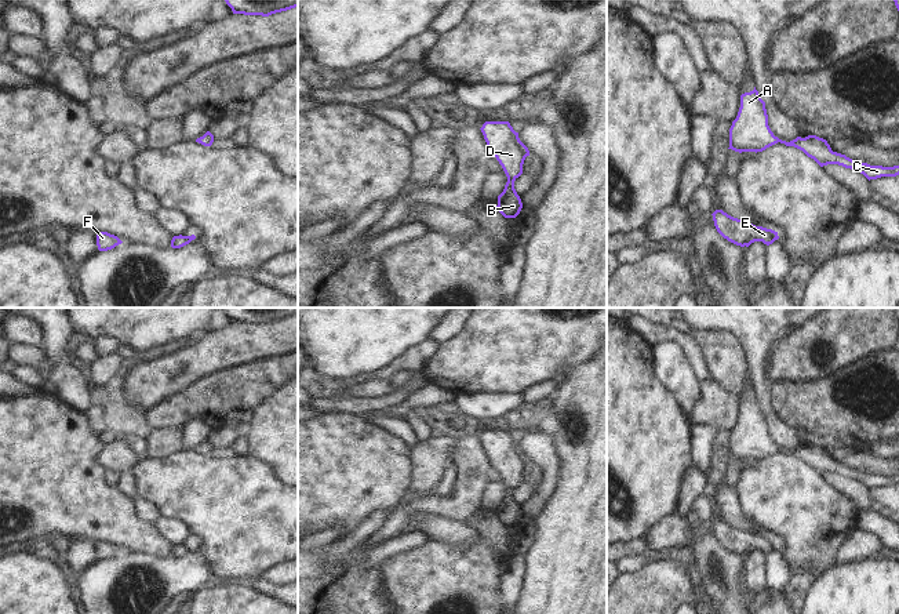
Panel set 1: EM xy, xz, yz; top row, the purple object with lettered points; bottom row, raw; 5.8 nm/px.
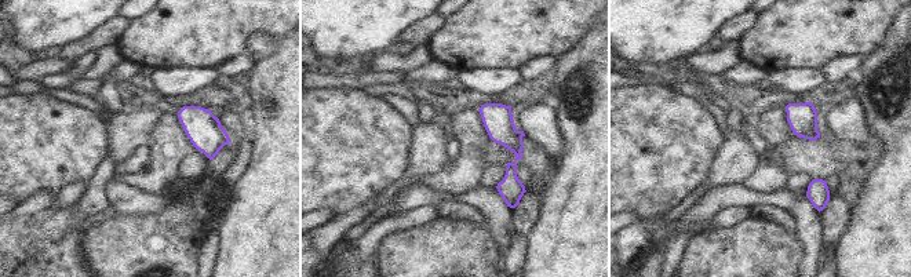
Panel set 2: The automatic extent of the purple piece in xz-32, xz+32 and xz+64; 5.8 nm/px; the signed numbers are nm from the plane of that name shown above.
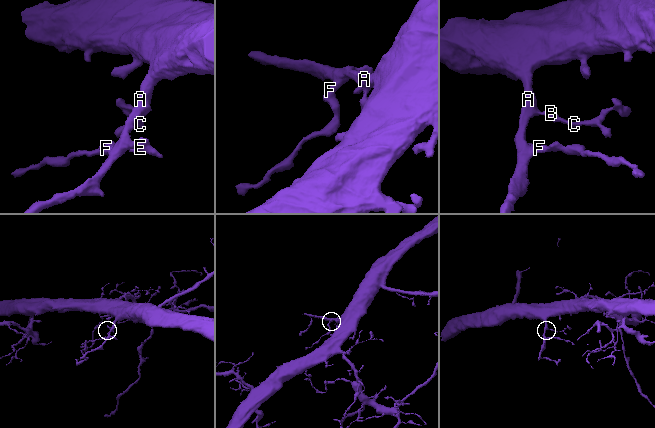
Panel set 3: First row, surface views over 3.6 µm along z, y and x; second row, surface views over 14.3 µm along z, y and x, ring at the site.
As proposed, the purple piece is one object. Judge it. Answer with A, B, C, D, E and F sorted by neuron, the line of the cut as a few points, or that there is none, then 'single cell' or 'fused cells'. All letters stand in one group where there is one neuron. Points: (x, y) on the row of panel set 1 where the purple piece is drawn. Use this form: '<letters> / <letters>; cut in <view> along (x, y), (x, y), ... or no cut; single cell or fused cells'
A B C D E F; no cut; single cell

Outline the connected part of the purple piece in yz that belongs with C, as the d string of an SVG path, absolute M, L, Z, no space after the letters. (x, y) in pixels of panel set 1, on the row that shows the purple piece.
M754 90L740 95L740 108L736 119L729 128L729 148L735 152L762 152L775 143L785 143L802 150L808 157L814 159L820 167L827 164L838 164L845 168L855 170L863 174L869 181L881 177L899 175L899 166L882 167L859 163L845 155L833 152L826 139L816 135L805 138L797 137L786 142L774 135L768 126L768 115L765 102Z

